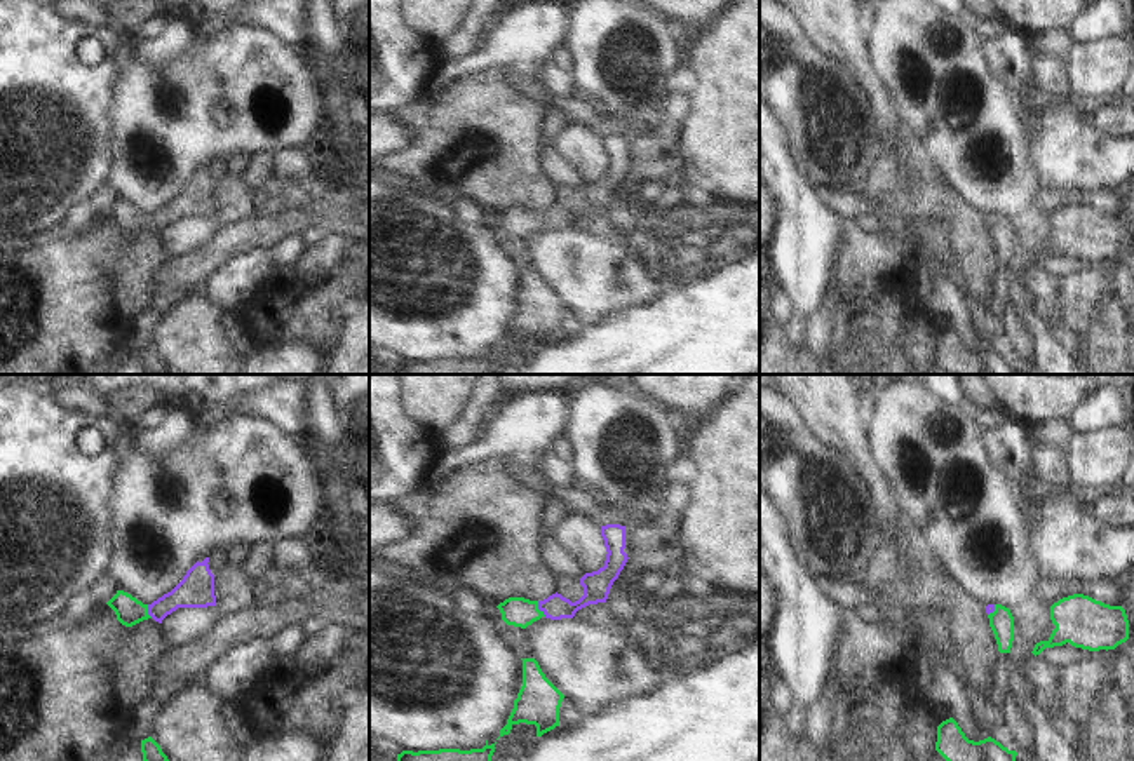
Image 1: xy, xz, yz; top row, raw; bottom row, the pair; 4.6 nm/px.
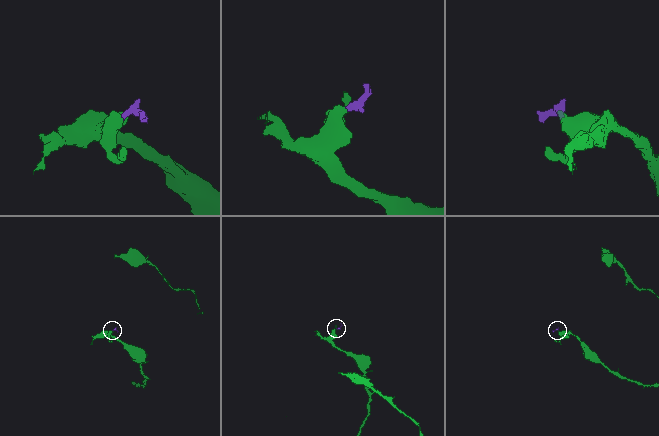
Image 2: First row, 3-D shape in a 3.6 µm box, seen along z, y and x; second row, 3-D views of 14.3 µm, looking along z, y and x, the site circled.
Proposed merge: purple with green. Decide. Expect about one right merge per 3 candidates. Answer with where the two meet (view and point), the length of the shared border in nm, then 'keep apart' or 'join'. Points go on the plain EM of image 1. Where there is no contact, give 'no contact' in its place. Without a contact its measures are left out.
xz (539, 218) | 80 nm | join

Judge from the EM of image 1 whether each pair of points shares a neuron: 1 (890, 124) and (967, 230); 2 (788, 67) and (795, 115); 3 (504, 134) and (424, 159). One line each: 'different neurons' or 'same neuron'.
1: different neurons
2: same neuron
3: same neuron

